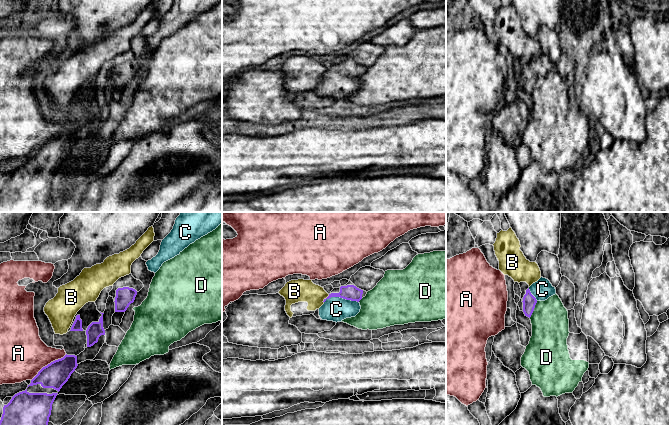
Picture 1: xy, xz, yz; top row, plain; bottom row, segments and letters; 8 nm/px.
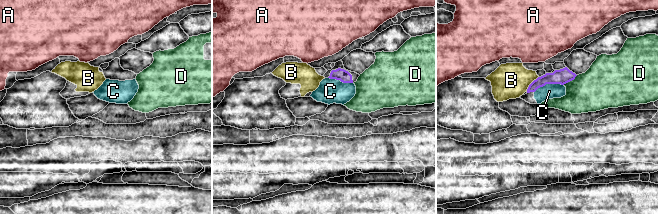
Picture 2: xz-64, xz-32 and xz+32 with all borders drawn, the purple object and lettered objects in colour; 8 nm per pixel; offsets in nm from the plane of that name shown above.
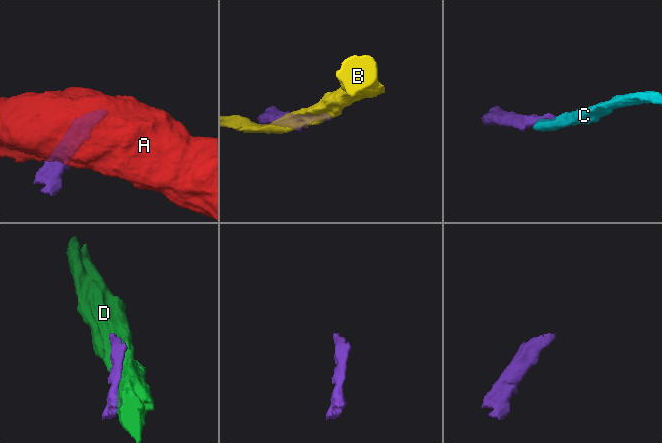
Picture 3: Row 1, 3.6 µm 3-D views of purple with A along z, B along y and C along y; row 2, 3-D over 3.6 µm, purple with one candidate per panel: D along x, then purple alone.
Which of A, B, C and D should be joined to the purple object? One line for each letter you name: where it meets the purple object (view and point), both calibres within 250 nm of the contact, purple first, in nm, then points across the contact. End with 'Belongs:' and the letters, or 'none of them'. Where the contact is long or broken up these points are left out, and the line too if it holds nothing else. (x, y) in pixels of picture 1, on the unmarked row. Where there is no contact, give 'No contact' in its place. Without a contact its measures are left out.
C: Touches purple at xz (341, 73). Thickness 130 nm (purple) against 200 nm. Path across: xz (350, 68), (341, 73), (341, 79), (336, 85)
Belongs: C

